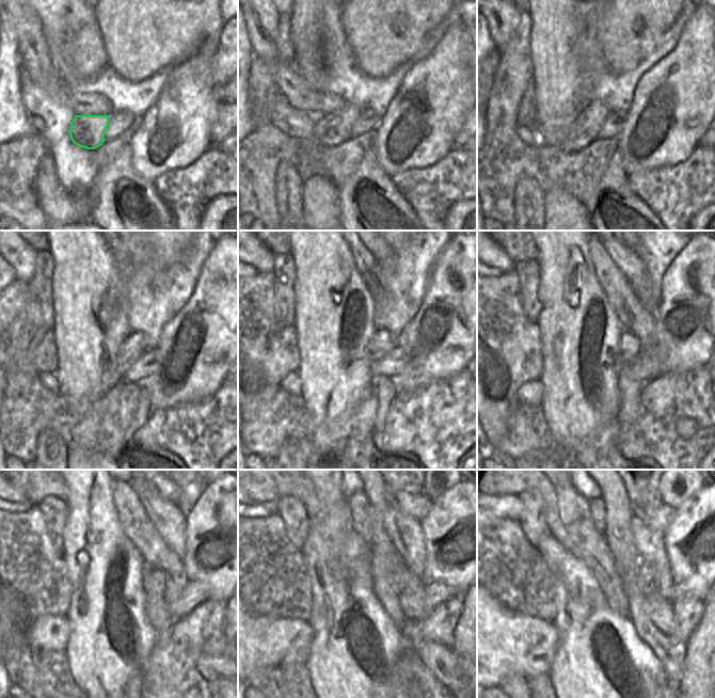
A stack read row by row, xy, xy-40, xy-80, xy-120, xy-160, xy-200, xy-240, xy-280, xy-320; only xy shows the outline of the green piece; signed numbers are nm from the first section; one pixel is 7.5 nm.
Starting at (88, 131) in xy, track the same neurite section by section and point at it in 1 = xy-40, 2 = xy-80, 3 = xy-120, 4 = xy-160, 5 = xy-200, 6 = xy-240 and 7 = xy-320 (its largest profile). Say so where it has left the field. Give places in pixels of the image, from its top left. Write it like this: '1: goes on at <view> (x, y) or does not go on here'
1: goes on at xy-40 (332, 129)
2: goes on at xy-80 (587, 126)
3: goes on at xy-120 (136, 345)
4: goes on at xy-160 (382, 343)
5: goes on at xy-200 (630, 345)
6: goes on at xy-240 (156, 577)
7: goes on at xy-320 (648, 570)

